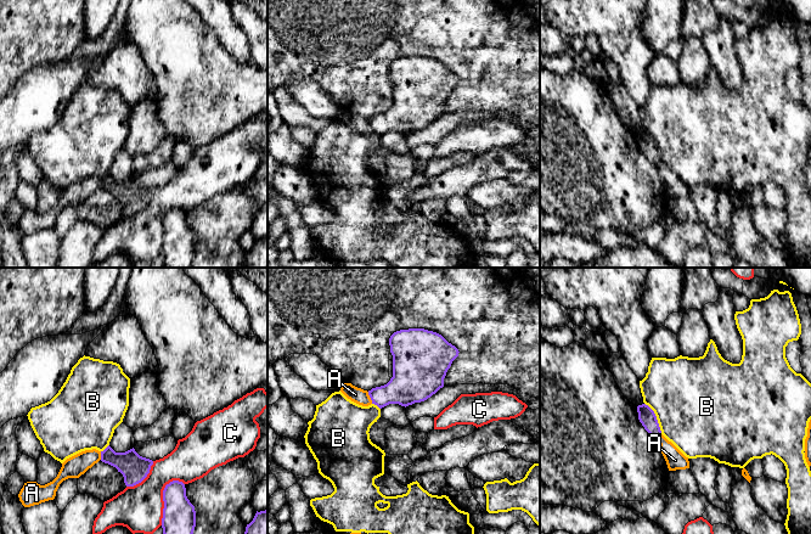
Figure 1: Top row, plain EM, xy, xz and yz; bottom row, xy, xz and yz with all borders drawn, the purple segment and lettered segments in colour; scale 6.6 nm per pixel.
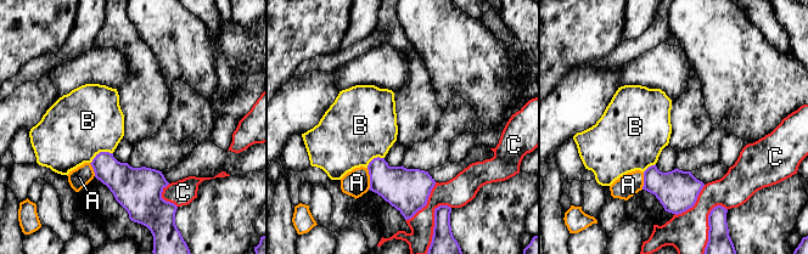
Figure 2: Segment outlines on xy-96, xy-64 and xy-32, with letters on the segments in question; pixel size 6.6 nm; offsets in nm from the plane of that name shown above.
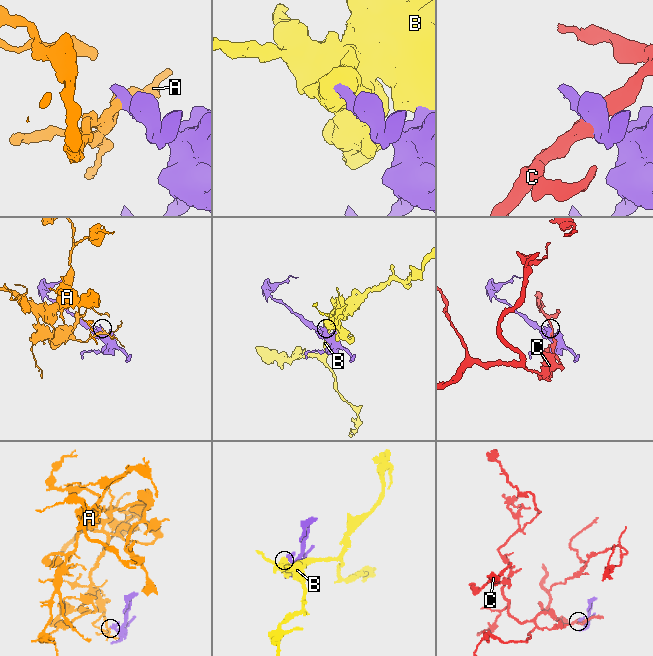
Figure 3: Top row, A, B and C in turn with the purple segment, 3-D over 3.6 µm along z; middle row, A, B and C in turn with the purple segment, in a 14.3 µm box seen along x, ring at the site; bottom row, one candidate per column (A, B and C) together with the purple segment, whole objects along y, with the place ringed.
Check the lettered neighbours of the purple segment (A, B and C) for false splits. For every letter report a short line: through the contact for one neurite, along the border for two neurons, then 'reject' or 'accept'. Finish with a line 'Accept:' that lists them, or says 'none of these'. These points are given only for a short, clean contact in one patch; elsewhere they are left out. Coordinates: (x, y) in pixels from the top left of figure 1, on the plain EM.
A: line xz (367, 119), (372, 130); reject
B: reject
C: reject
Accept: none of these

